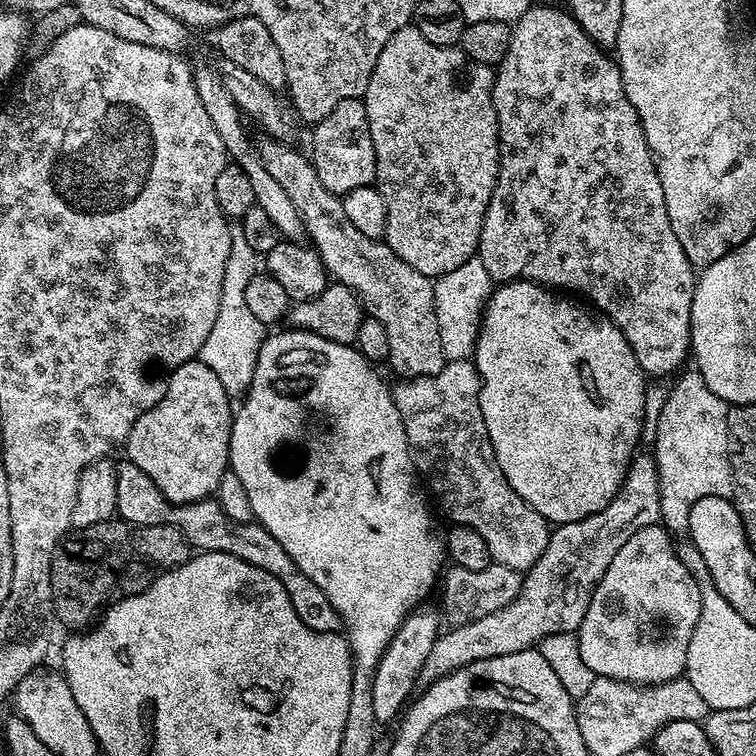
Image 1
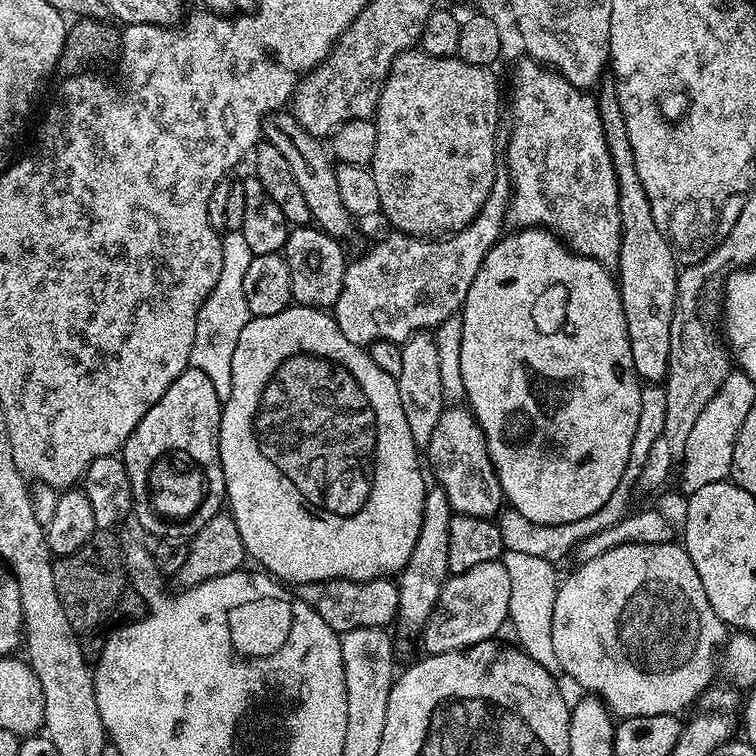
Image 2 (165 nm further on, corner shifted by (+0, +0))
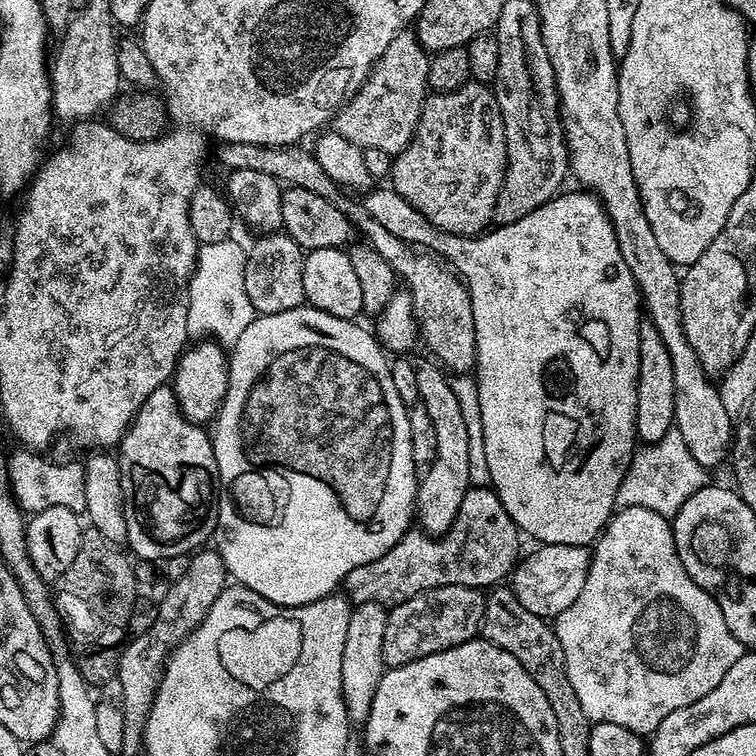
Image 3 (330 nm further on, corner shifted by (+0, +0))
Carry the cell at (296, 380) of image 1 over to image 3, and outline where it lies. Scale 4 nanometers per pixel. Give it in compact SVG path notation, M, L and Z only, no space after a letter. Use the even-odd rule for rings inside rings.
M311 306L282 310L278 314L257 315L230 348L226 398L214 421L216 432L211 433L220 475L220 512L216 515L214 548L220 553L229 577L239 587L254 590L254 594L262 594L262 598L278 606L293 608L333 595L354 566L366 566L366 562L374 562L389 552L409 531L411 524L408 523L414 520L418 477L414 458L410 454L408 410L409 405L404 404L402 398L398 398L398 390L394 390L394 381L390 379L390 360L385 349L360 322L334 318L334 314L326 314Z

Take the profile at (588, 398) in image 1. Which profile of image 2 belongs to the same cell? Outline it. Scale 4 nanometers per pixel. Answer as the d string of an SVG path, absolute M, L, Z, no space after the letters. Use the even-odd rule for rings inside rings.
M522 228L511 234L501 236L500 241L486 254L459 313L462 318L462 382L466 404L484 431L498 482L510 508L534 523L575 522L600 511L622 481L630 458L630 446L637 433L639 411L642 410L642 381L634 370L634 357L630 354L626 314L622 310L617 277L594 258L573 252L547 228Z

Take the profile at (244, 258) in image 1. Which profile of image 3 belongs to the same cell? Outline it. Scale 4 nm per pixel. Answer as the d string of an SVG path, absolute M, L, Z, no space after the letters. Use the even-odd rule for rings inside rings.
M234 238L222 242L206 243L197 249L196 266L192 272L191 284L188 287L187 304L187 332L194 340L213 338L221 347L231 348L237 339L252 322L256 313L246 295L245 286L245 258L247 249L245 245L235 241Z

